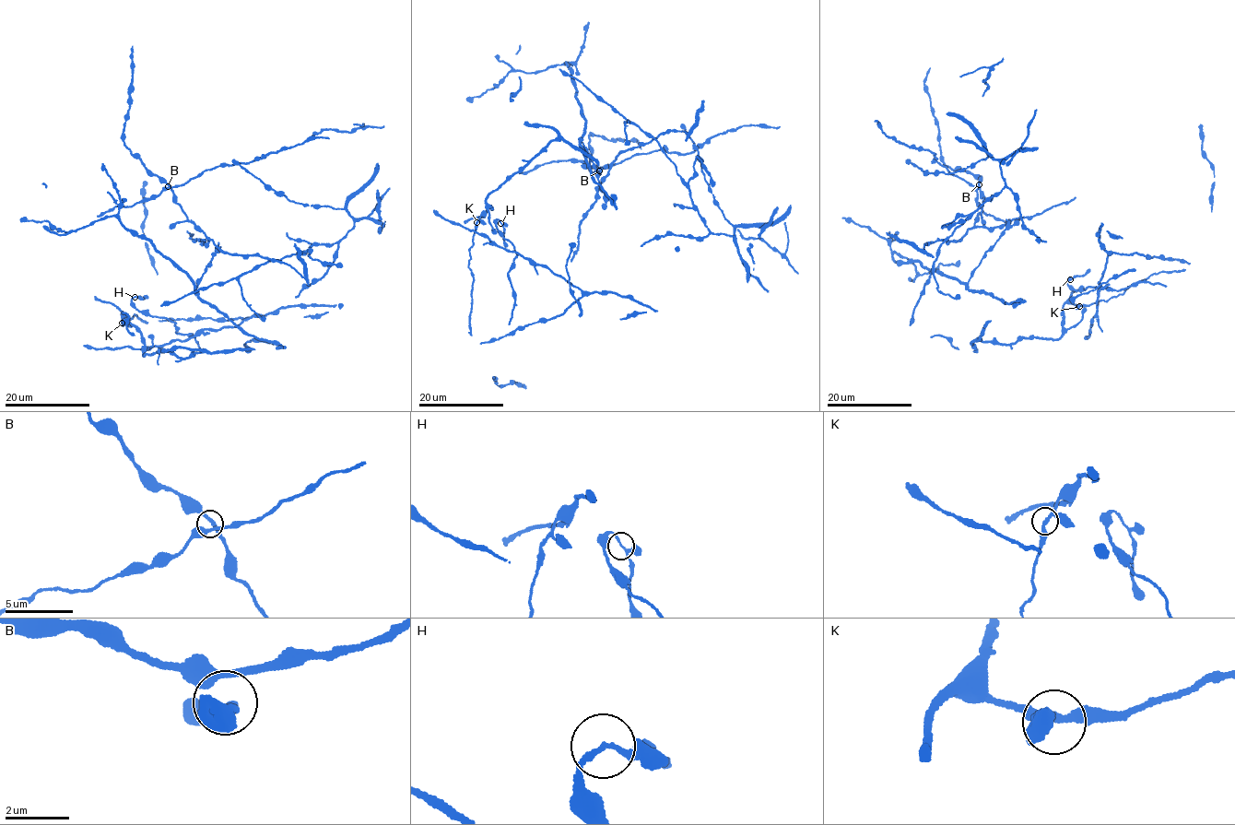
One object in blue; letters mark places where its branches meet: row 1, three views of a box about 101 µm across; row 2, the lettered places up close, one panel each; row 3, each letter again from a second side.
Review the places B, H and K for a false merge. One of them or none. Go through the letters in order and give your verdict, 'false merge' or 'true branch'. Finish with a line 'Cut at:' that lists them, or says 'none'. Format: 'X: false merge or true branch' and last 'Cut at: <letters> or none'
B: true branch
H: true branch
K: true branch
Cut at: none

